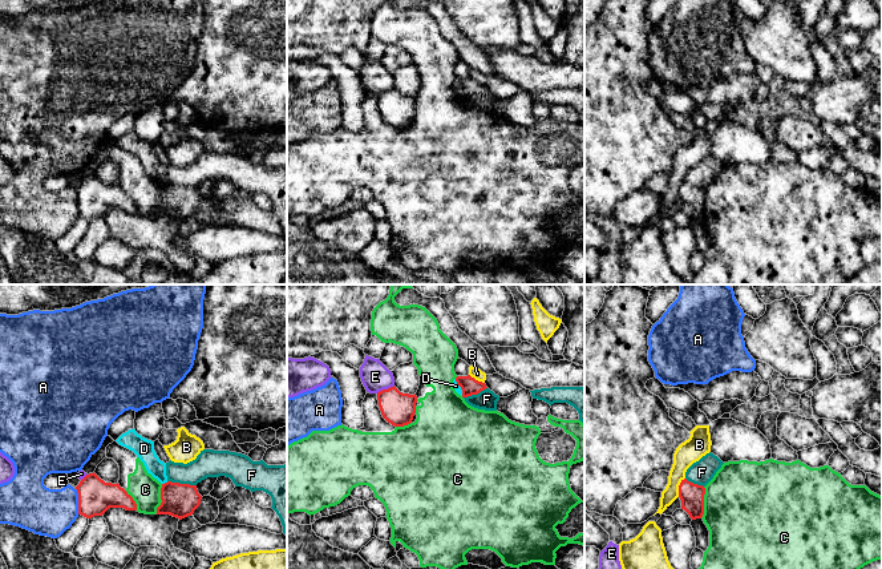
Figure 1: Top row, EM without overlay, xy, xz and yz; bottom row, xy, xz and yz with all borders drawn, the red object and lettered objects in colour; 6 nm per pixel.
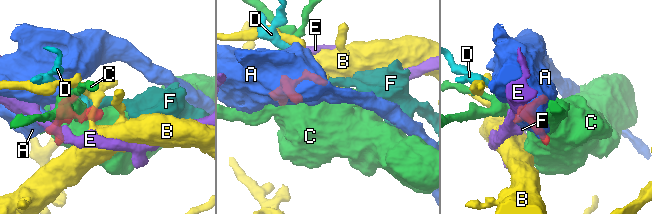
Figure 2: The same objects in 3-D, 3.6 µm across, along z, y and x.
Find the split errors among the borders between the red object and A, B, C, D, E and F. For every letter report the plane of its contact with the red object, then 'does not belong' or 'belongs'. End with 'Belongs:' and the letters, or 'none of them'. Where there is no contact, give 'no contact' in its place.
A: xy | does not belong
B: yz | does not belong
C: yz | does not belong
D: xy | does not belong
E: xz | does not belong
F: xy | does not belong
Belongs: none of them

